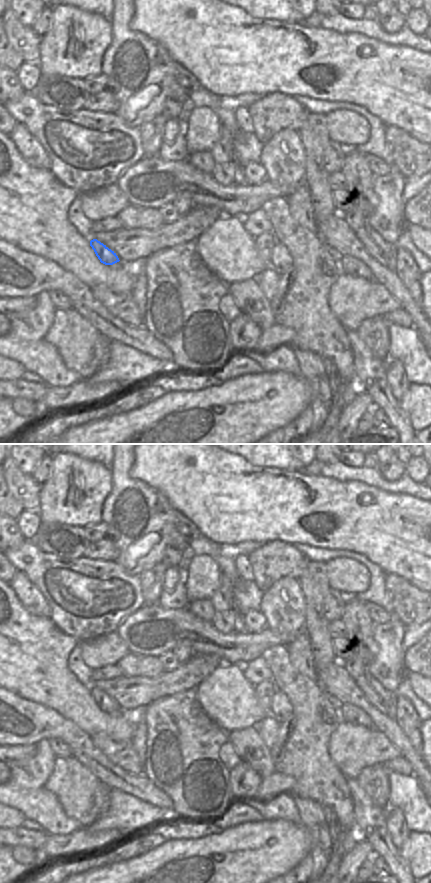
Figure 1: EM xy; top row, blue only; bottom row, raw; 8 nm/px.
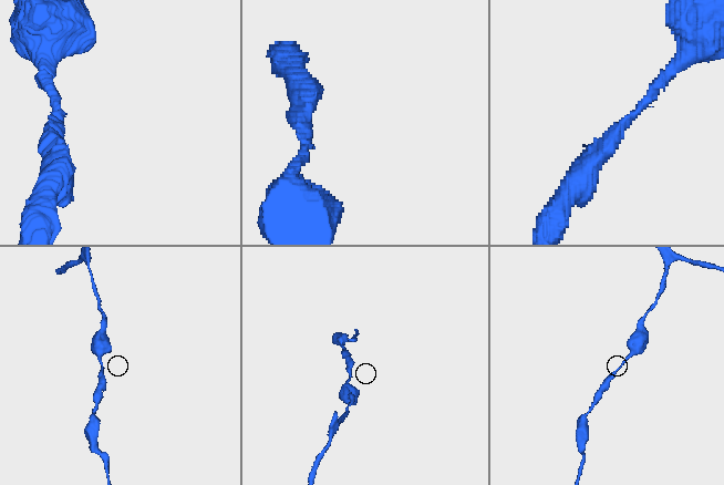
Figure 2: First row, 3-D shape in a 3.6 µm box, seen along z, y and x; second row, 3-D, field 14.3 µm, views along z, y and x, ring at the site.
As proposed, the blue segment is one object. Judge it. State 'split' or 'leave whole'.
leave whole

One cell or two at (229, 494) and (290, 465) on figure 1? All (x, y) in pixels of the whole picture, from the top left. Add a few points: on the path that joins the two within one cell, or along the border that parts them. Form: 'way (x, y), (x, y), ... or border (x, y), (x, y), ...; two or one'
border (261, 466), (300, 470), (307, 474); two

